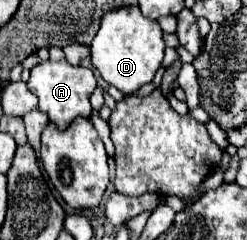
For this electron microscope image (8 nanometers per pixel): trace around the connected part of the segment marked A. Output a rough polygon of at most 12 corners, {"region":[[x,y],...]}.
{"region":[[66,59],[32,69],[28,87],[60,129],[90,117],[92,69]]}

